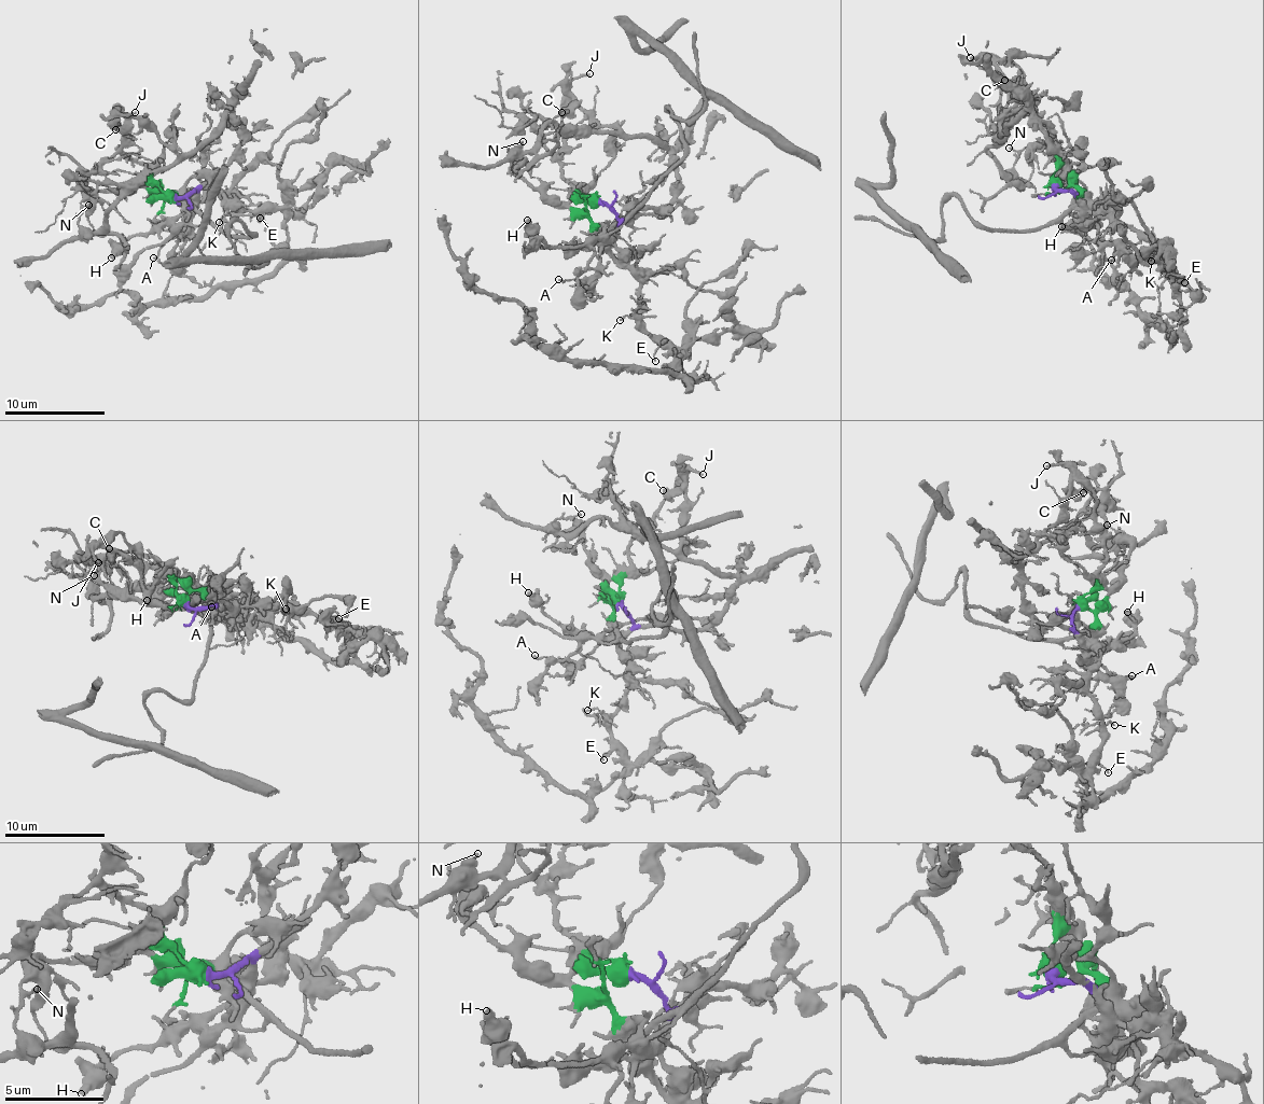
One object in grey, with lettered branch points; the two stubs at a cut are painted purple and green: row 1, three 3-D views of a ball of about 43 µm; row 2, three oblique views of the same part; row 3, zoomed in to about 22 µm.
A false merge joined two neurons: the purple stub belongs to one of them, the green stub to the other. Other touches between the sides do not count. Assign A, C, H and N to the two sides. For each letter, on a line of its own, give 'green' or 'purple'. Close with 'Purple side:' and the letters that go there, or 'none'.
A: green
C: purple
H: green
N: green
Purple side: C

